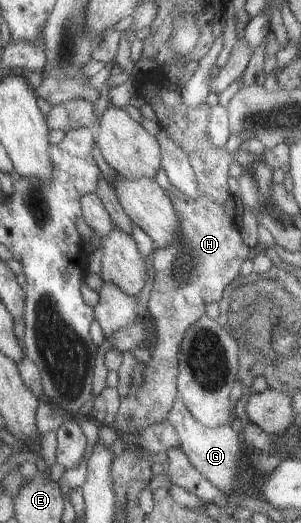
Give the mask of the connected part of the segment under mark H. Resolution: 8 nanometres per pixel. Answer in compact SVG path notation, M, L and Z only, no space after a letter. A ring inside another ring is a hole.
M160 98L153 100L150 104L159 118L160 127L165 128L171 138L174 138L175 142L183 147L183 150L189 152L191 164L198 179L199 194L197 194L197 198L191 198L172 186L169 191L175 210L178 211L179 220L181 220L181 232L183 234L181 234L181 238L177 238L177 242L173 242L165 248L155 249L152 254L155 277L150 301L144 313L151 326L156 329L156 336L149 347L152 354L150 361L146 364L139 363L132 372L130 391L126 398L122 398L122 404L114 424L119 428L122 438L126 440L132 440L135 432L139 432L141 428L147 428L155 422L161 422L161 420L168 418L179 398L177 378L180 368L180 352L188 330L195 322L199 321L199 318L205 315L205 308L209 304L222 301L225 290L239 278L241 266L243 266L243 262L249 259L249 254L251 254L249 252L251 248L245 244L239 228L225 214L225 202L229 200L229 196L233 193L232 190L229 190L229 168L231 168L231 164L237 162L242 168L251 168L257 162L257 156L249 153L244 148L237 150L237 152L227 152L224 147L217 148L209 142L207 124L209 123L209 112L212 108L209 104L205 103L197 106L197 108L191 108L182 101L177 108L171 108L171 106L165 106Z

